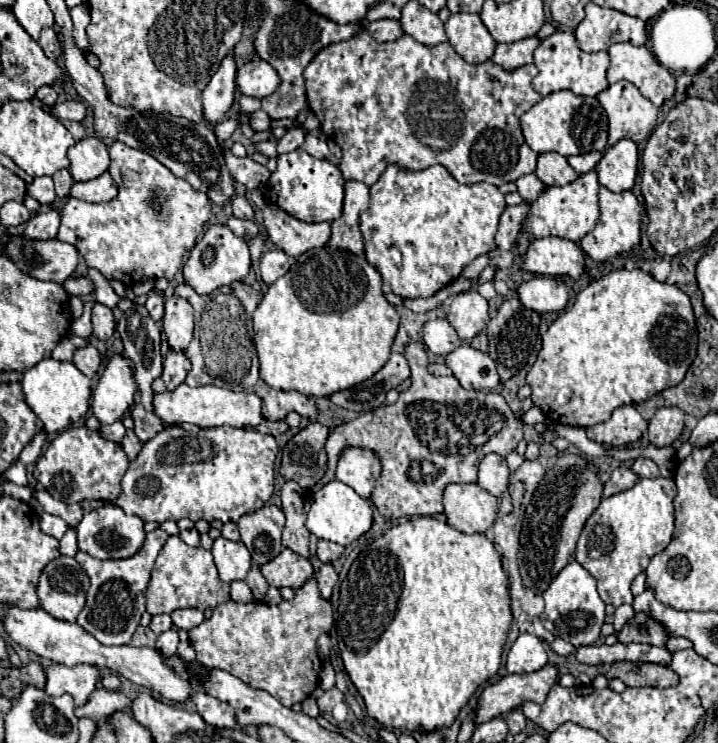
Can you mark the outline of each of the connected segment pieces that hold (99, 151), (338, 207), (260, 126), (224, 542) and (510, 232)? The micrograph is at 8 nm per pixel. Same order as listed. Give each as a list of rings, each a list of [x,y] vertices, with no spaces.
[[[85,137],[77,141],[69,153],[71,175],[73,181],[89,181],[103,175],[109,169],[109,153],[107,145],[99,137]]]
[[[303,147],[277,157],[277,169],[267,183],[267,199],[291,217],[305,223],[333,223],[341,217],[345,195],[345,179],[341,169],[329,159],[311,157]]]
[[[261,109],[255,111],[249,119],[249,125],[253,127],[253,131],[267,131],[271,127],[271,119],[267,117],[267,113],[263,113]]]
[[[219,537],[215,539],[211,553],[221,581],[231,583],[235,579],[245,579],[251,567],[251,555],[241,541],[229,541],[225,537]]]
[[[527,201],[515,205],[515,207],[507,207],[499,219],[499,231],[495,235],[495,243],[501,251],[511,251],[519,231],[521,231],[521,225],[525,223],[527,219],[527,213],[529,213],[531,205]]]

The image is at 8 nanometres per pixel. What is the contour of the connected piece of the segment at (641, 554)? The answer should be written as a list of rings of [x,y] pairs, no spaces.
[[[639,479],[635,487],[601,499],[601,505],[587,519],[575,547],[575,559],[597,579],[597,589],[605,603],[619,607],[633,601],[629,591],[633,579],[647,569],[653,555],[671,543],[675,497],[677,489],[673,479]]]

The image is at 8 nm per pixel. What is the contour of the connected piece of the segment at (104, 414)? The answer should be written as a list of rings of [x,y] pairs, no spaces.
[[[123,353],[103,357],[103,373],[91,401],[93,415],[103,425],[119,421],[135,405],[137,389],[135,363],[129,357]]]

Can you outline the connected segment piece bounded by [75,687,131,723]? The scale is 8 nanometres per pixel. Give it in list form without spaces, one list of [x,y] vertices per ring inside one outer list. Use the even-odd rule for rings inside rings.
[[[99,687],[99,689],[95,689],[89,695],[89,699],[87,699],[85,705],[81,705],[81,707],[75,709],[75,715],[77,717],[87,717],[87,719],[99,723],[99,721],[107,719],[113,711],[127,709],[129,705],[131,705],[131,699],[127,699],[123,693]]]

